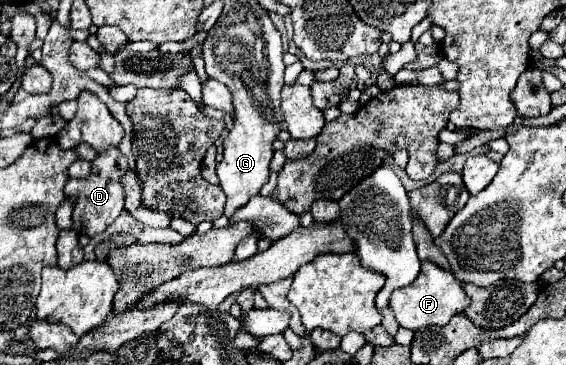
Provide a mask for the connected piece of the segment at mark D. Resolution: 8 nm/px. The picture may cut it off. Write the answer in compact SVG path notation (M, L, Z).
M108 148L108 152L98 152L98 156L92 160L92 172L88 178L70 178L64 186L64 194L68 198L76 200L72 222L74 230L78 234L84 234L88 238L104 232L124 210L124 190L120 184L120 176L126 172L128 160L118 148Z

